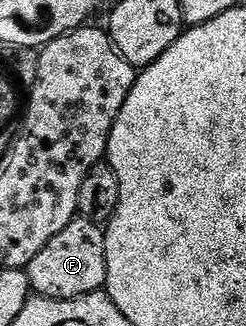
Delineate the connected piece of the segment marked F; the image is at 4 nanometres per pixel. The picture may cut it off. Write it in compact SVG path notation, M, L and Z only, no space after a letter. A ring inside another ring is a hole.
M77 217L26 268L28 285L33 295L41 298L53 298L63 302L71 302L87 294L103 291L108 284L106 276L106 240L105 227L98 222L91 222Z

